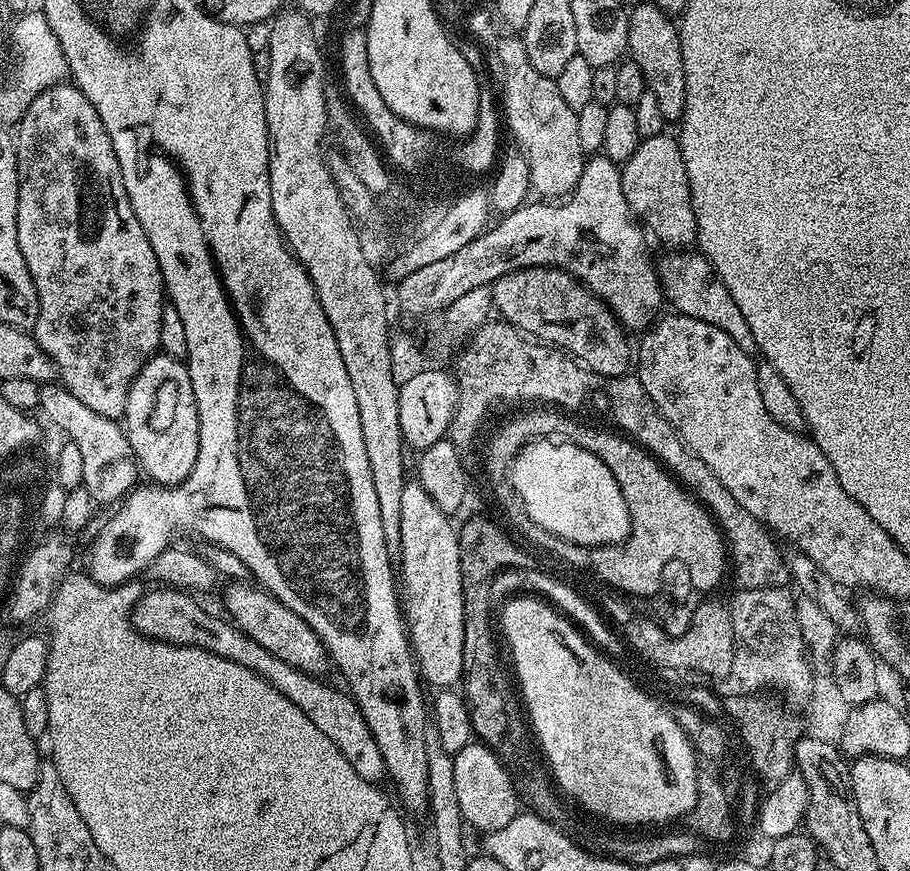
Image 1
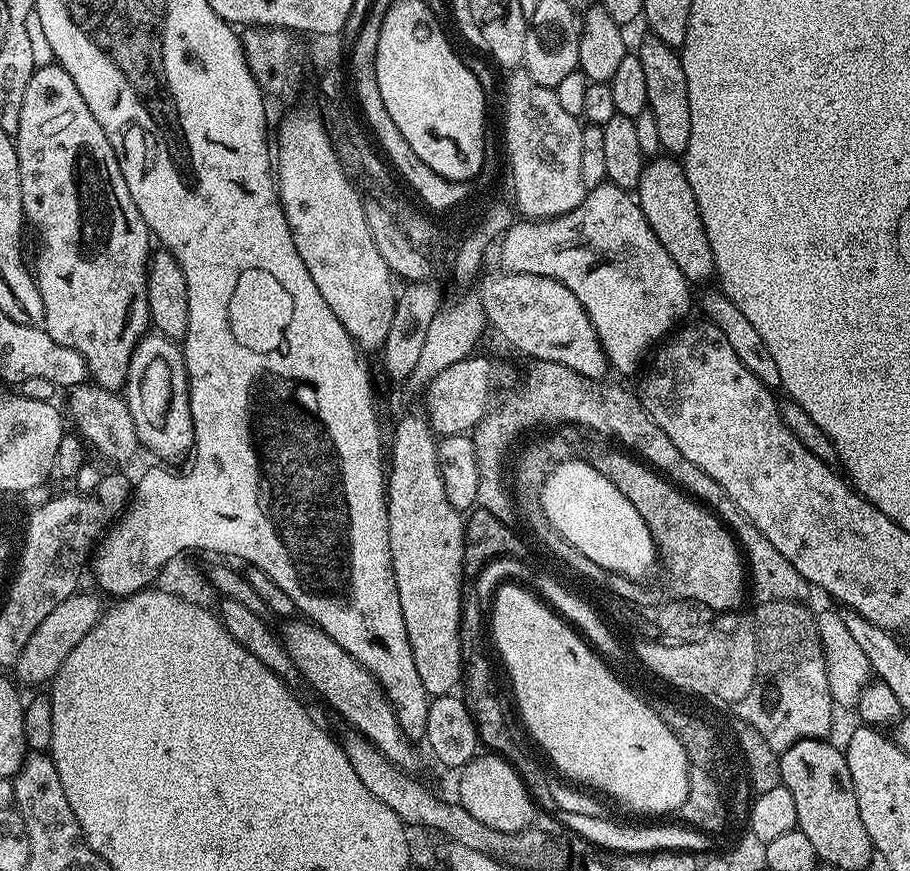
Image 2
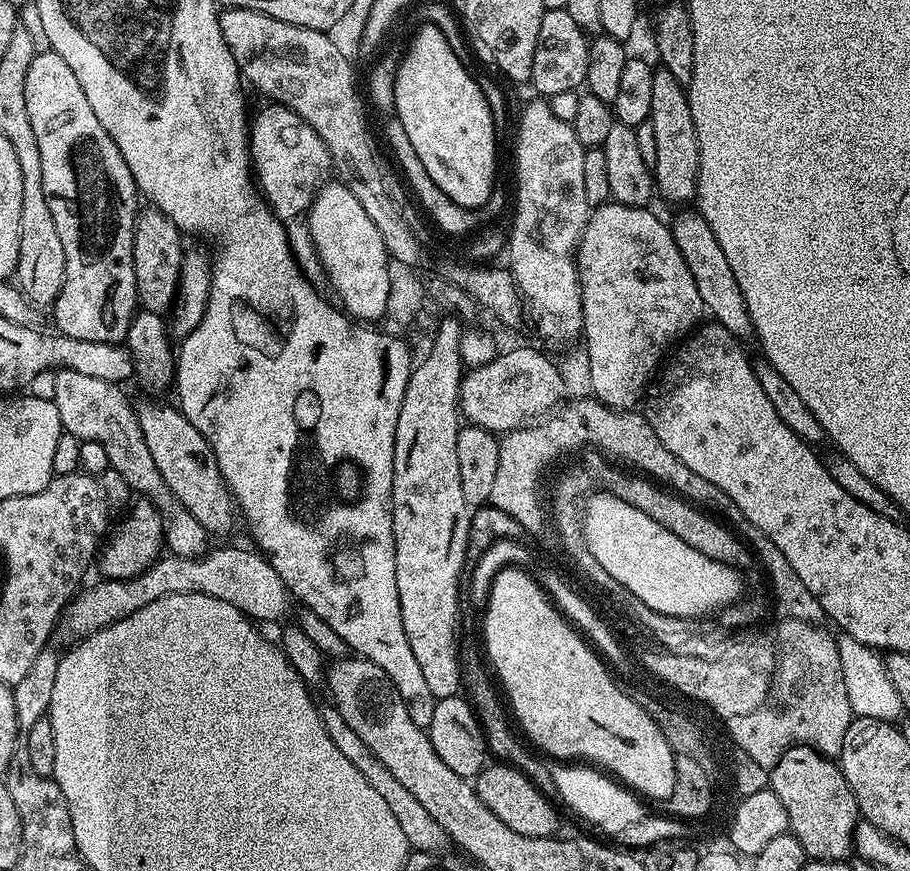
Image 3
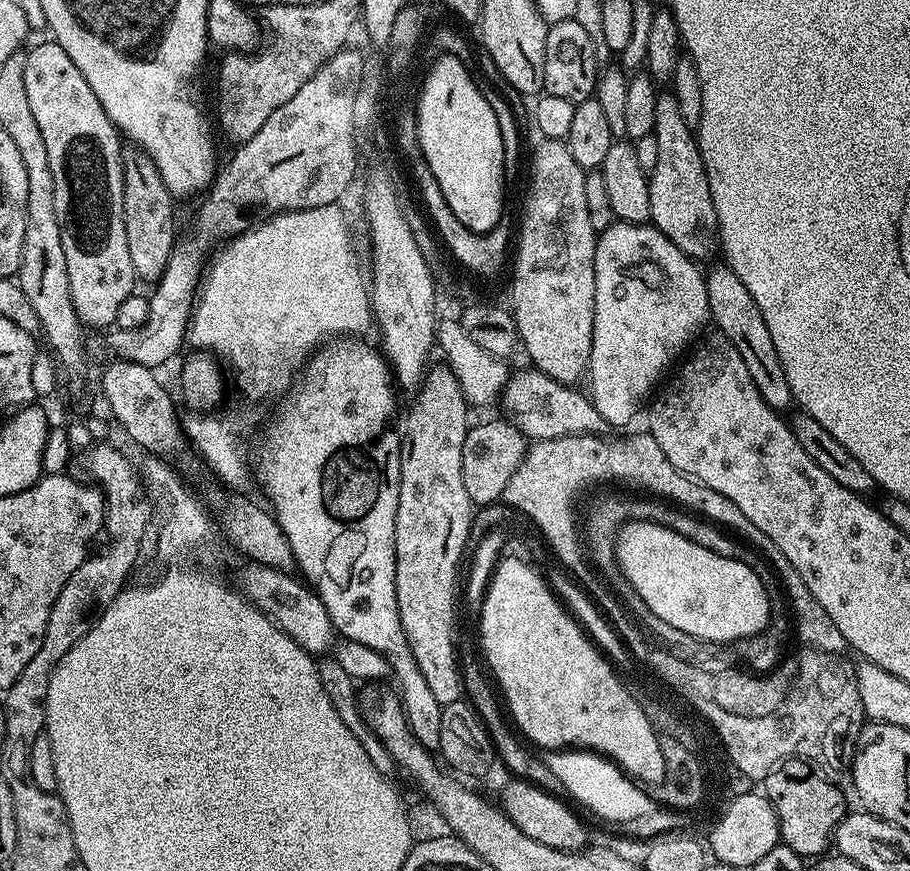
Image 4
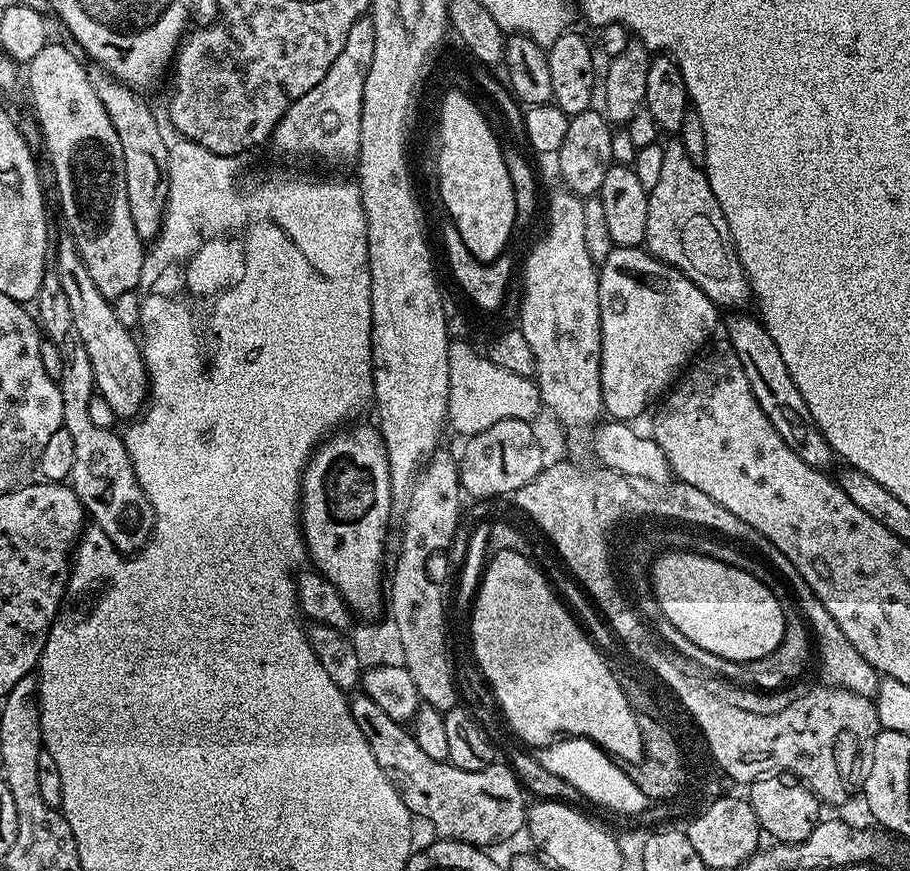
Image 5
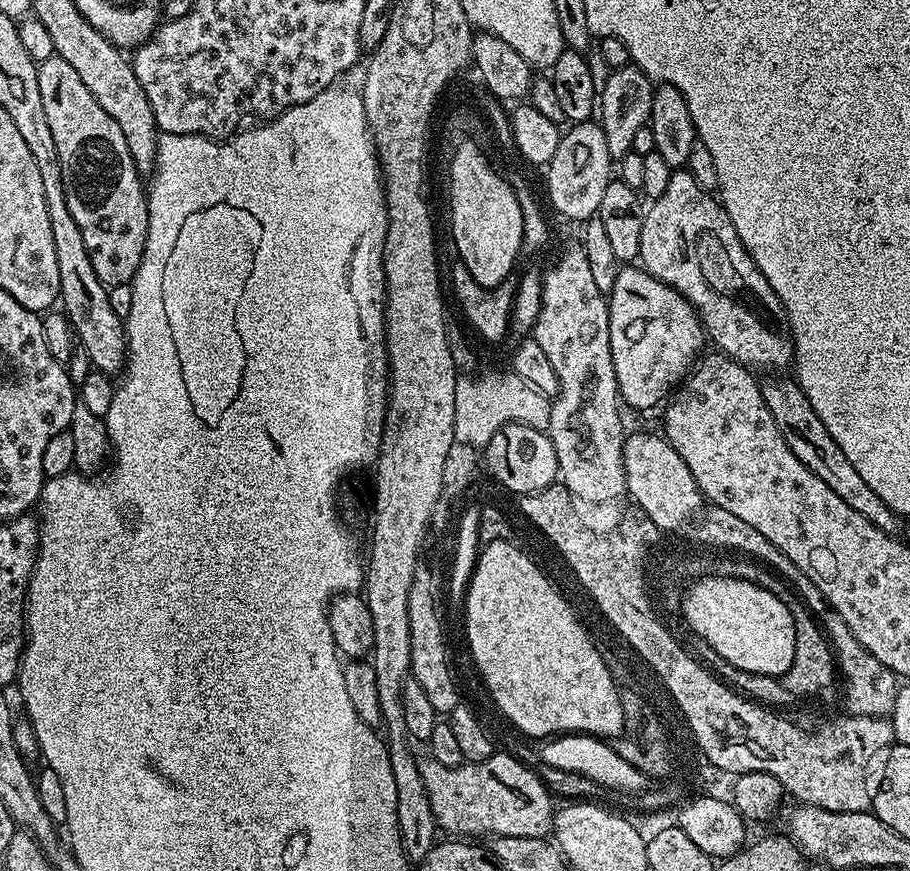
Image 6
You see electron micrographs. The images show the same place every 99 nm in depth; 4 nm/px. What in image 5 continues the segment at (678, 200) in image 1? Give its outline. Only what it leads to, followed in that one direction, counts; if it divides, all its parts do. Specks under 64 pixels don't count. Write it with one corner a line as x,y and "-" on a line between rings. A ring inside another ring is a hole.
744,310
737,311
728,320
727,343
738,354
738,362
742,362
742,370
746,370
746,378
750,382
750,390
754,390
754,398
758,398
758,406
770,418
774,430
782,434
782,442
802,458
810,466
821,470
831,469
834,453
826,442
822,430
814,422
814,414
806,407
806,401
794,386
794,378
790,378
790,370
786,370
786,361
783,360
778,346
774,346
774,338
770,338
767,326
763,319
747,316

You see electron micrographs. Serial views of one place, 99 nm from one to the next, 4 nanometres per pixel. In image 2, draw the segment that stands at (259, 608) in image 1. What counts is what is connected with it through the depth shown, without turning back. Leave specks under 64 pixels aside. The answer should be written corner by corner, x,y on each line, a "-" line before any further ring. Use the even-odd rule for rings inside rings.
292,618
284,625
284,648
301,672
307,687
312,687
349,724
347,727
351,731
365,736
383,756
390,758
390,762
405,770
412,770
416,764
413,741
402,730
396,717
396,709
374,674
370,674
370,670
366,670
354,657
346,654
346,650
342,650
342,646
338,646
338,642
330,638
330,634
307,619

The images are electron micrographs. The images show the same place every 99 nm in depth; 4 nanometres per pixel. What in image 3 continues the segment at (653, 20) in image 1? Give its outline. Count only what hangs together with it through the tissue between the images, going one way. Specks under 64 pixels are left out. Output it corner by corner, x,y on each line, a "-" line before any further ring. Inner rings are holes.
663,66
657,67
653,74
648,121
654,126
654,138
658,149
656,161
652,167
655,191
659,195
661,192
672,204
684,204
687,200
688,203
695,201
696,183
700,171
698,170
698,134
694,130
694,114
690,114
690,102
685,85
680,84
678,78
674,78
674,74
670,74
670,70
666,70

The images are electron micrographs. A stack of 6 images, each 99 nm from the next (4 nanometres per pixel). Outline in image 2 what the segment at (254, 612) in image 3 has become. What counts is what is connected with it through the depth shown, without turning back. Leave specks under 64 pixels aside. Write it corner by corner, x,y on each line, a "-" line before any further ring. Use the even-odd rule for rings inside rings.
77,591
75,596
66,598
66,602
62,602
62,606
54,606
54,610
50,610
50,614
46,614
46,618
42,618
42,622
38,622
38,630
34,630
34,634
30,634
30,642
26,642
26,646
22,646
22,654
18,654
18,662
14,665
14,672
17,676
15,679
21,685
47,685
51,682
58,674
62,662
66,662
70,650
74,650
74,646
86,636
94,625
101,623
102,607
100,608
99,600
101,597
95,591
92,591
93,593
84,591

